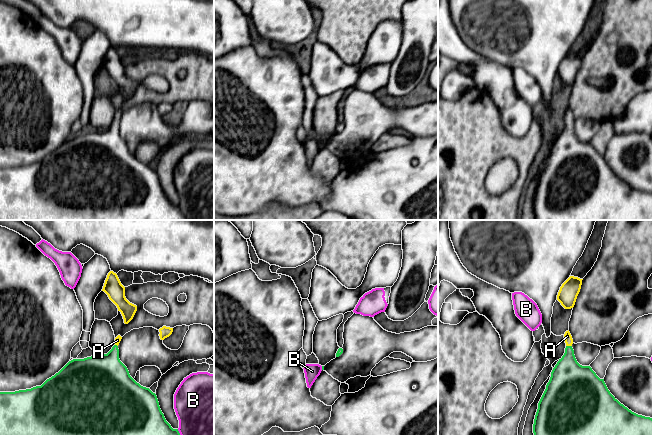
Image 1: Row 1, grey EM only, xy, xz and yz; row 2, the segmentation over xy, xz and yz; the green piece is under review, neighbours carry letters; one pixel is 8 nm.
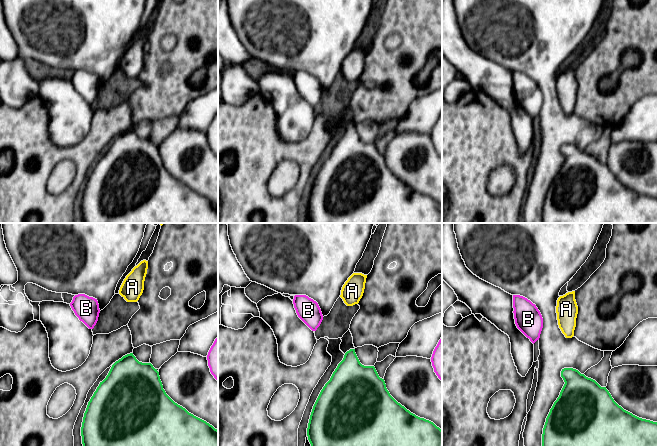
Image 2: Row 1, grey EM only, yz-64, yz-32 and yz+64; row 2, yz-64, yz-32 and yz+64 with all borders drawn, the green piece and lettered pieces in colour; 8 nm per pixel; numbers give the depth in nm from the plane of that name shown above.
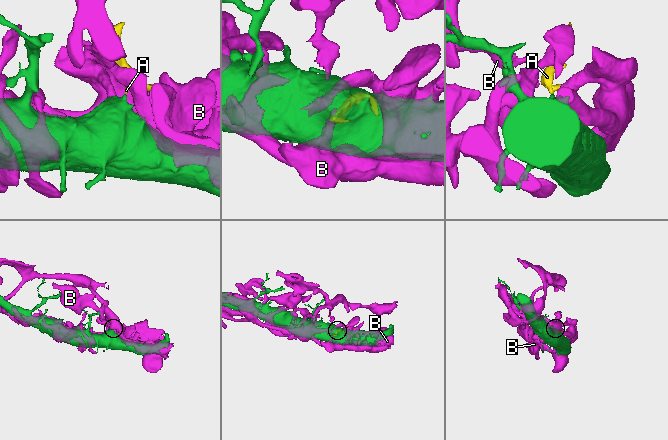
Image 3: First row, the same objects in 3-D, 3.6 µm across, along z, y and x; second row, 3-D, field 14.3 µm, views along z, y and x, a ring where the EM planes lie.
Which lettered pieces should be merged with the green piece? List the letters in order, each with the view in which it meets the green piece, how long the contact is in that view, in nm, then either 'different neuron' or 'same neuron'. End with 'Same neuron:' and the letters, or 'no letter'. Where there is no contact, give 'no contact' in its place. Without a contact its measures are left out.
A: contact in yz; length 50 nm; same neuron
B: contact in xy; length 150 nm; different neuron
Same neuron: A

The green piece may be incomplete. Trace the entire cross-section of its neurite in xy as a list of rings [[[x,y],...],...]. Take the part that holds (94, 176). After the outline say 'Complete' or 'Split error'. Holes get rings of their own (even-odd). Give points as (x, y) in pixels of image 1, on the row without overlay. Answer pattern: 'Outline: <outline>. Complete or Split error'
Outline: [[[120,111],[115,114],[115,121],[107,130],[69,137],[41,162],[15,168],[0,168],[0,220],[187,220],[178,205],[173,205],[166,197],[156,170],[137,159],[120,137],[118,121],[121,115]]]. Split error

